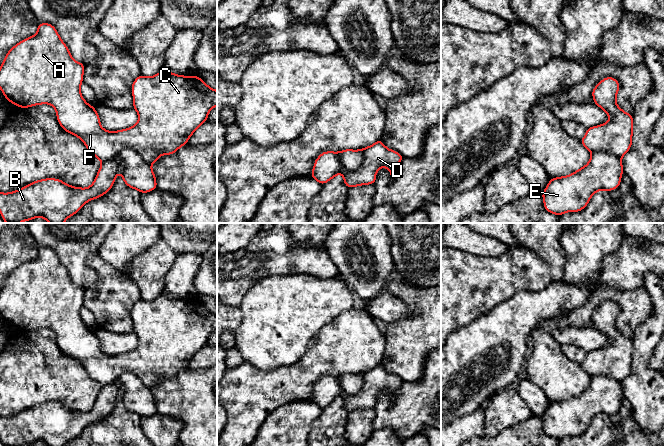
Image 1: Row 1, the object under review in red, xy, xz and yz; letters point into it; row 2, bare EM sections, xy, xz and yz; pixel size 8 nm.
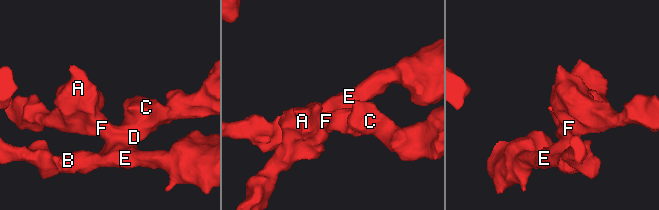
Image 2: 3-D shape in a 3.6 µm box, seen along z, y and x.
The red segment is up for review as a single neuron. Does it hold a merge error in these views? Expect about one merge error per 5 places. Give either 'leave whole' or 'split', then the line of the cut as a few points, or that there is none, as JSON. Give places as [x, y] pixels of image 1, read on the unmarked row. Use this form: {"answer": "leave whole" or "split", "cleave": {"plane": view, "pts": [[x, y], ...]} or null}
{"answer": "split", "cleave": {"plane": "xy", "pts": [[102, 386], [113, 382], [125, 372], [132, 372], [150, 388]]}}

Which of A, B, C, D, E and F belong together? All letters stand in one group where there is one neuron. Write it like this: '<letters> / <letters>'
A C D F / B E

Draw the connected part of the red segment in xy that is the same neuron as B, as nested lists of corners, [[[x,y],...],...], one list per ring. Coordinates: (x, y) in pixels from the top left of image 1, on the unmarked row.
[[[131,372],[102,386],[94,406],[87,412],[74,411],[60,403],[36,404],[14,416],[0,416],[0,438],[5,446],[25,446],[42,441],[48,446],[65,446],[88,425],[106,418],[121,397],[124,407],[141,417],[157,412],[151,388]]]

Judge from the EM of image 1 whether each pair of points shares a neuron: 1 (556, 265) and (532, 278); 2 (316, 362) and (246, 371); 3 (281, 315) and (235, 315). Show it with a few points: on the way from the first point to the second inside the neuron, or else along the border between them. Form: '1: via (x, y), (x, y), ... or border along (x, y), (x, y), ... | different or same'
1: border along (533, 252), (547, 264), (552, 280) | different
2: via (299, 378), (263, 378) | same
3: border along (239, 307), (242, 313), (242, 322), (233, 333) | different

